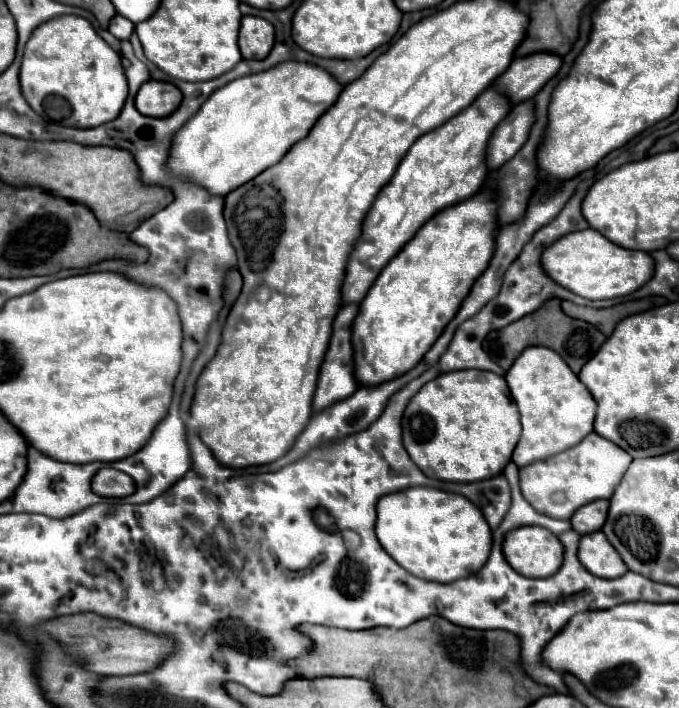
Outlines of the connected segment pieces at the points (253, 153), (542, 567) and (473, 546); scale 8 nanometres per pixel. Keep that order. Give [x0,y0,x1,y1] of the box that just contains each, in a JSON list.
[[168,61,344,195],[502,525,564,577],[376,487,492,583]]

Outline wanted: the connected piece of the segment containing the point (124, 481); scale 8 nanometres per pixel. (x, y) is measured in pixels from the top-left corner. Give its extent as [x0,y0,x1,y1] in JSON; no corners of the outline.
[92,467,136,497]

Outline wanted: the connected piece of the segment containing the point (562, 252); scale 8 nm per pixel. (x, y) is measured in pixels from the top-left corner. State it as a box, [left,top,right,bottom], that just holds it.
[542,229,654,299]

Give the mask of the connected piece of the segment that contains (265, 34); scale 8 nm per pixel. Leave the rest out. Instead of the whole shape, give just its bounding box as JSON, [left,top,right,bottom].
[238,17,274,59]

